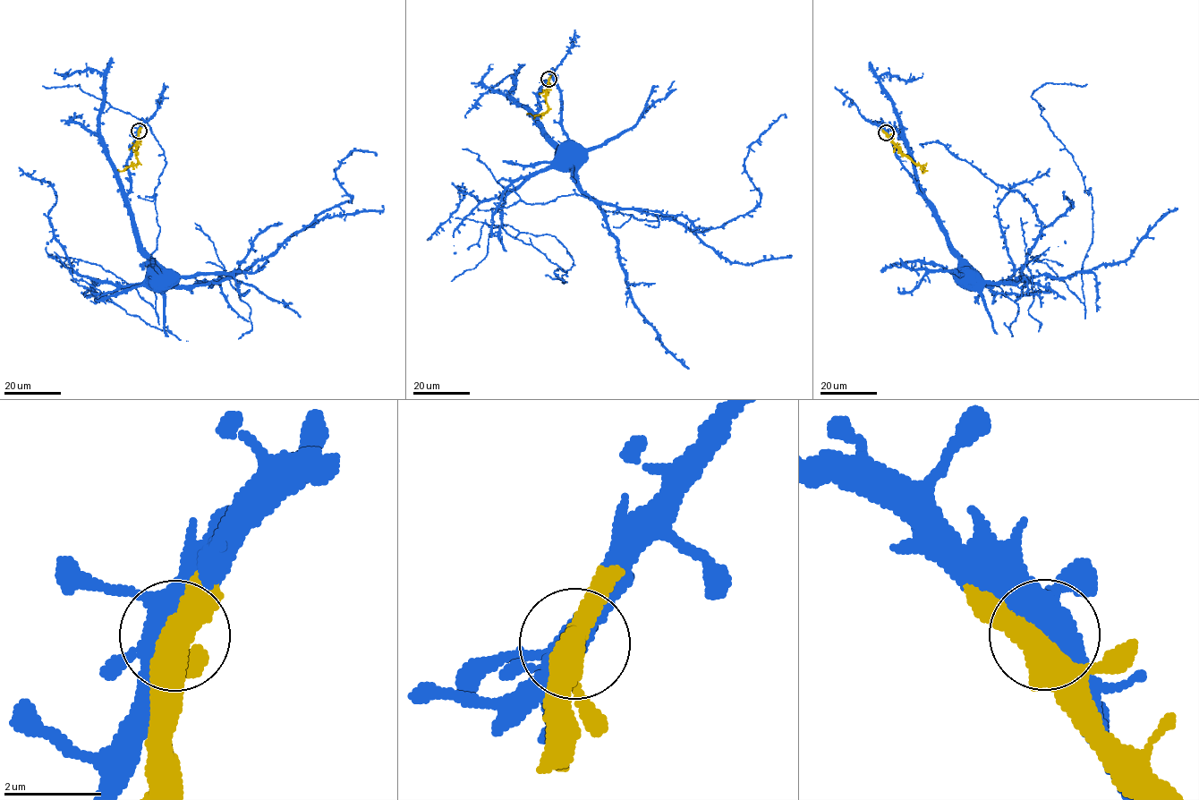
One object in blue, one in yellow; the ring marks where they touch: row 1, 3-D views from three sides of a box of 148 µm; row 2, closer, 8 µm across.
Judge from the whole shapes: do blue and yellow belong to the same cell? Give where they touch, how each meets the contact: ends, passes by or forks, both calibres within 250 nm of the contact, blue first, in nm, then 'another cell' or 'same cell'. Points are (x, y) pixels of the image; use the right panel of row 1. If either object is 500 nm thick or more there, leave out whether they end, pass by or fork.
place (886, 132); blue forks; yellow forks; calibres 440 and 420 nm; another cell

